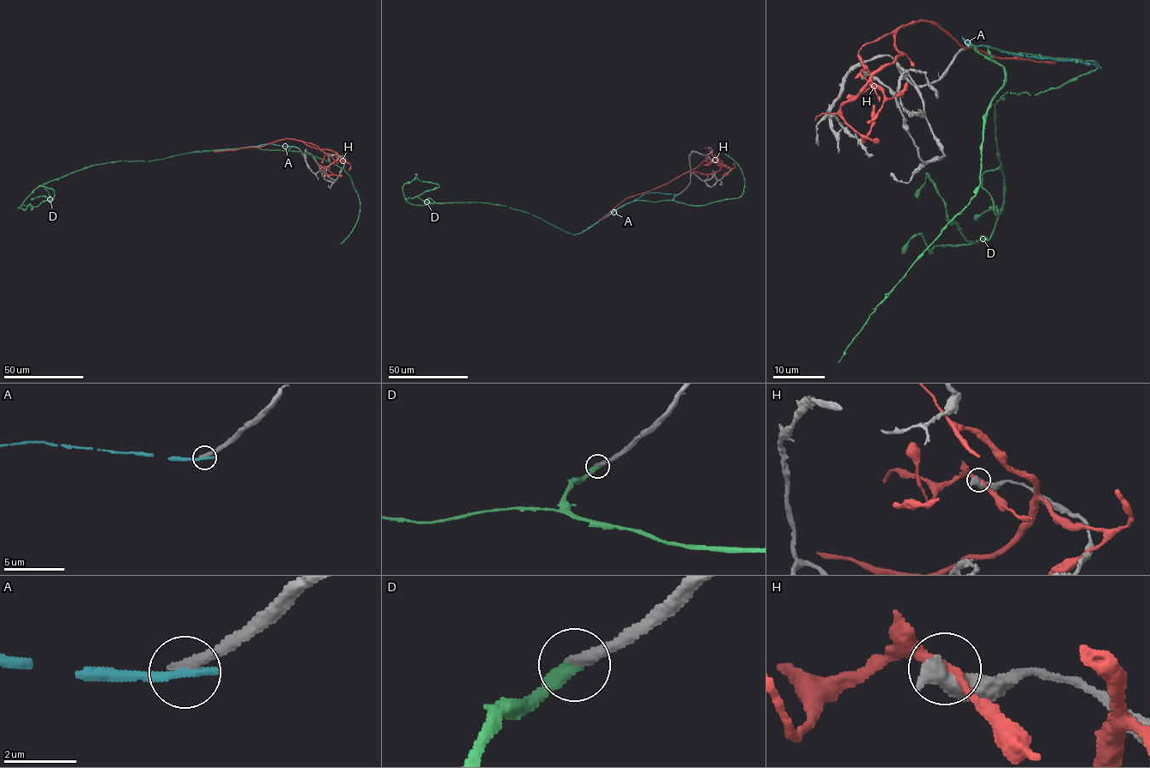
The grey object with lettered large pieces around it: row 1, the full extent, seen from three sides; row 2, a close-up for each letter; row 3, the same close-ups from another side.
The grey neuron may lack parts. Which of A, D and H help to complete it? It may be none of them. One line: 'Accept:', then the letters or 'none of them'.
Accept: D

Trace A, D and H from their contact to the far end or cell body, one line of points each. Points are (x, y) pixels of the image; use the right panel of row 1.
A: (969, 47), (962, 38), (971, 45), (989, 45), (1001, 52), (1072, 60), (1102, 68)
D: (969, 45), (1099, 65), (995, 104), (1004, 178), (989, 238), (967, 240), (928, 174), (916, 197)
H: (862, 77), (858, 51), (916, 21), (931, 21), (964, 48), (995, 57), (1055, 63)

